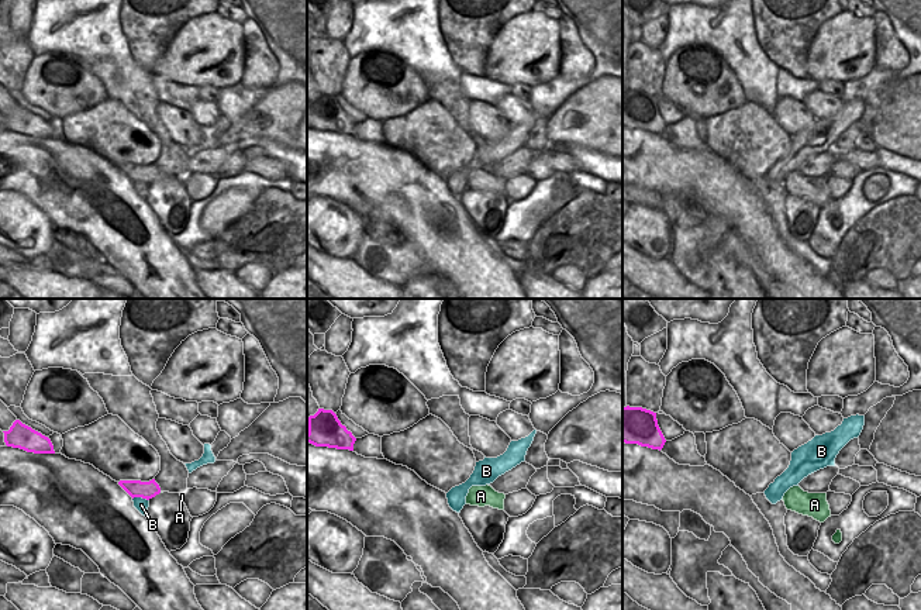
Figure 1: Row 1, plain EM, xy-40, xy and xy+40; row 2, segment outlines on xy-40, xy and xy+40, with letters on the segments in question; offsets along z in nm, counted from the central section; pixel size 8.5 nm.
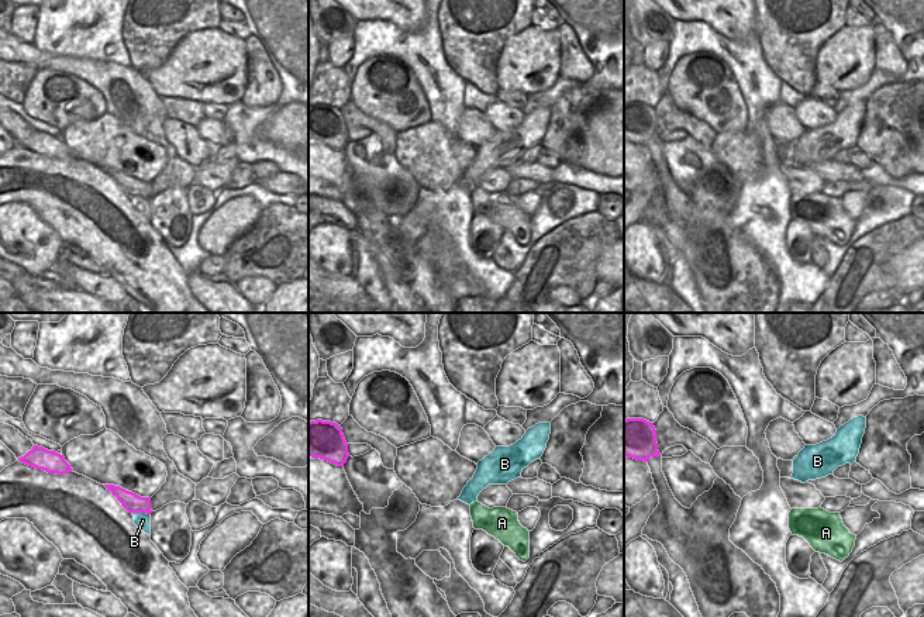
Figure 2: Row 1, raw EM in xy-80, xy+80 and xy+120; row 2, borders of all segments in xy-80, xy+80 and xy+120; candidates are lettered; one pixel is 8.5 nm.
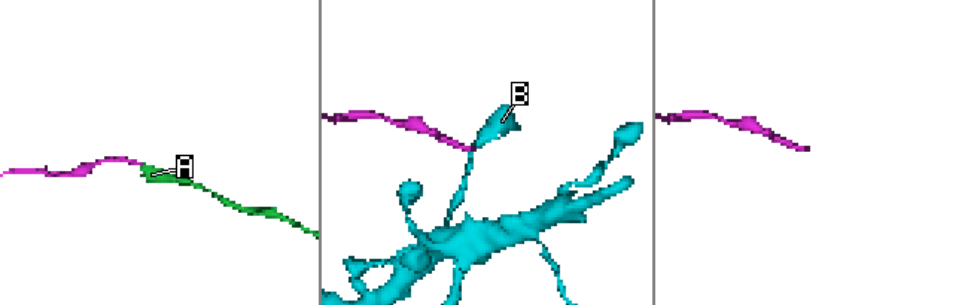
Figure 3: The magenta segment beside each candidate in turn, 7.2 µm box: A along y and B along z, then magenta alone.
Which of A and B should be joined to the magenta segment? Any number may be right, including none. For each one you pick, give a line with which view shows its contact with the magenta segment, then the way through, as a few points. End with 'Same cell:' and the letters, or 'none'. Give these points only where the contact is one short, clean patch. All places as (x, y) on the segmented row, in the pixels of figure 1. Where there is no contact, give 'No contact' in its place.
A: No contact
Same cell: A.

